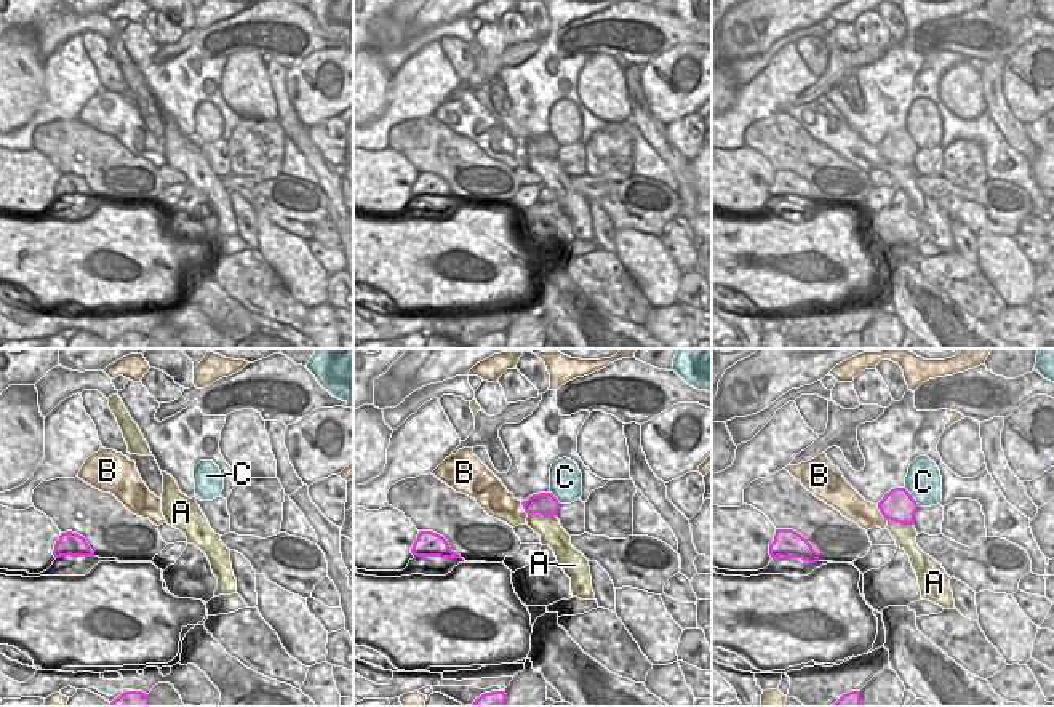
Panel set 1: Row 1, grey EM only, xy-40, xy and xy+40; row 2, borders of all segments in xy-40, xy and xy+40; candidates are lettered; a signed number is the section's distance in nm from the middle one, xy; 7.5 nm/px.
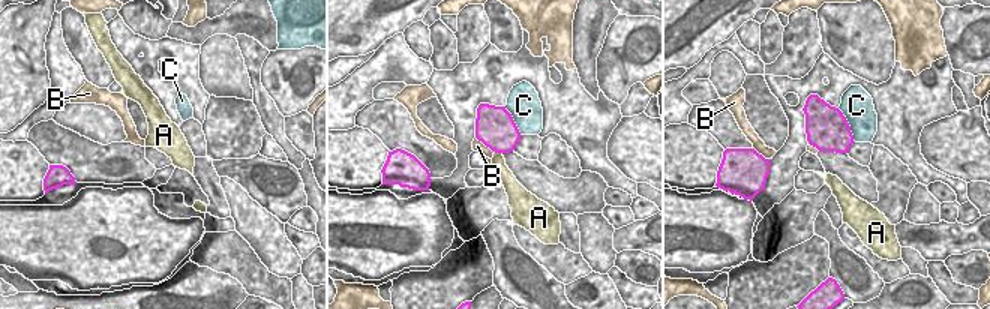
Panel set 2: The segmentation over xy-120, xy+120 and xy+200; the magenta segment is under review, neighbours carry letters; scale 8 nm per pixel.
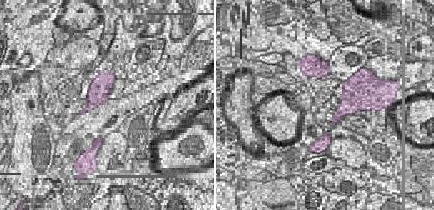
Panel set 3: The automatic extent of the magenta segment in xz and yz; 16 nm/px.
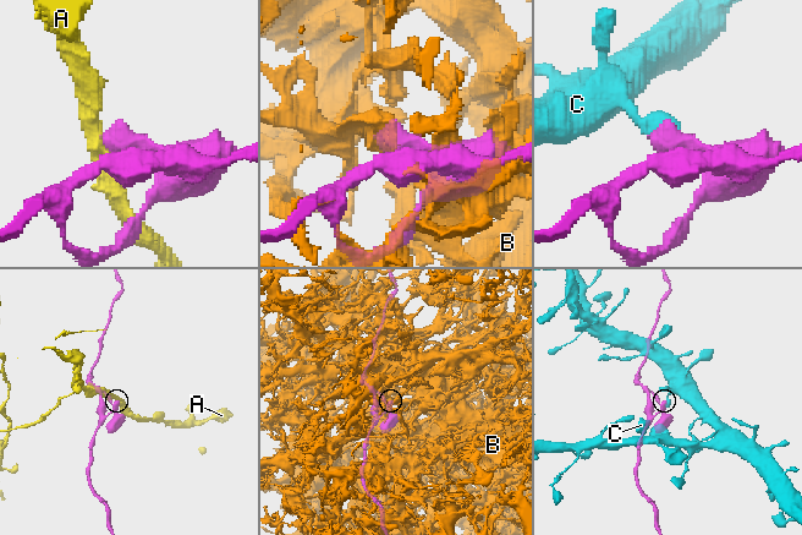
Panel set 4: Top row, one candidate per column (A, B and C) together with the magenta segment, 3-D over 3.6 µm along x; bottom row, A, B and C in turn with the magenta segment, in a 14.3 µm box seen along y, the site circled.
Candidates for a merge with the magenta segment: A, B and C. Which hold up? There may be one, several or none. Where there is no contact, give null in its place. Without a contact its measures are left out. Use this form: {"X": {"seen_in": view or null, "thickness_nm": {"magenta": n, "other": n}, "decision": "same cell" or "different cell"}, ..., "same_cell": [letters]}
{"A": {"seen_in": "xy", "thickness_nm": {"magenta": 180, "other": 180}, "decision": "different cell"}, "B": {"seen_in": "xy+40", "thickness_nm": {"magenta": 240, "other": 200}, "decision": "different cell"}, "C": {"seen_in": "xy+40", "thickness_nm": {"magenta": 240, "other": 280}, "decision": "different cell"}, "same_cell": []}

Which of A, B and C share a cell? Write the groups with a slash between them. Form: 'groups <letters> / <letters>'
groups A / B / C

